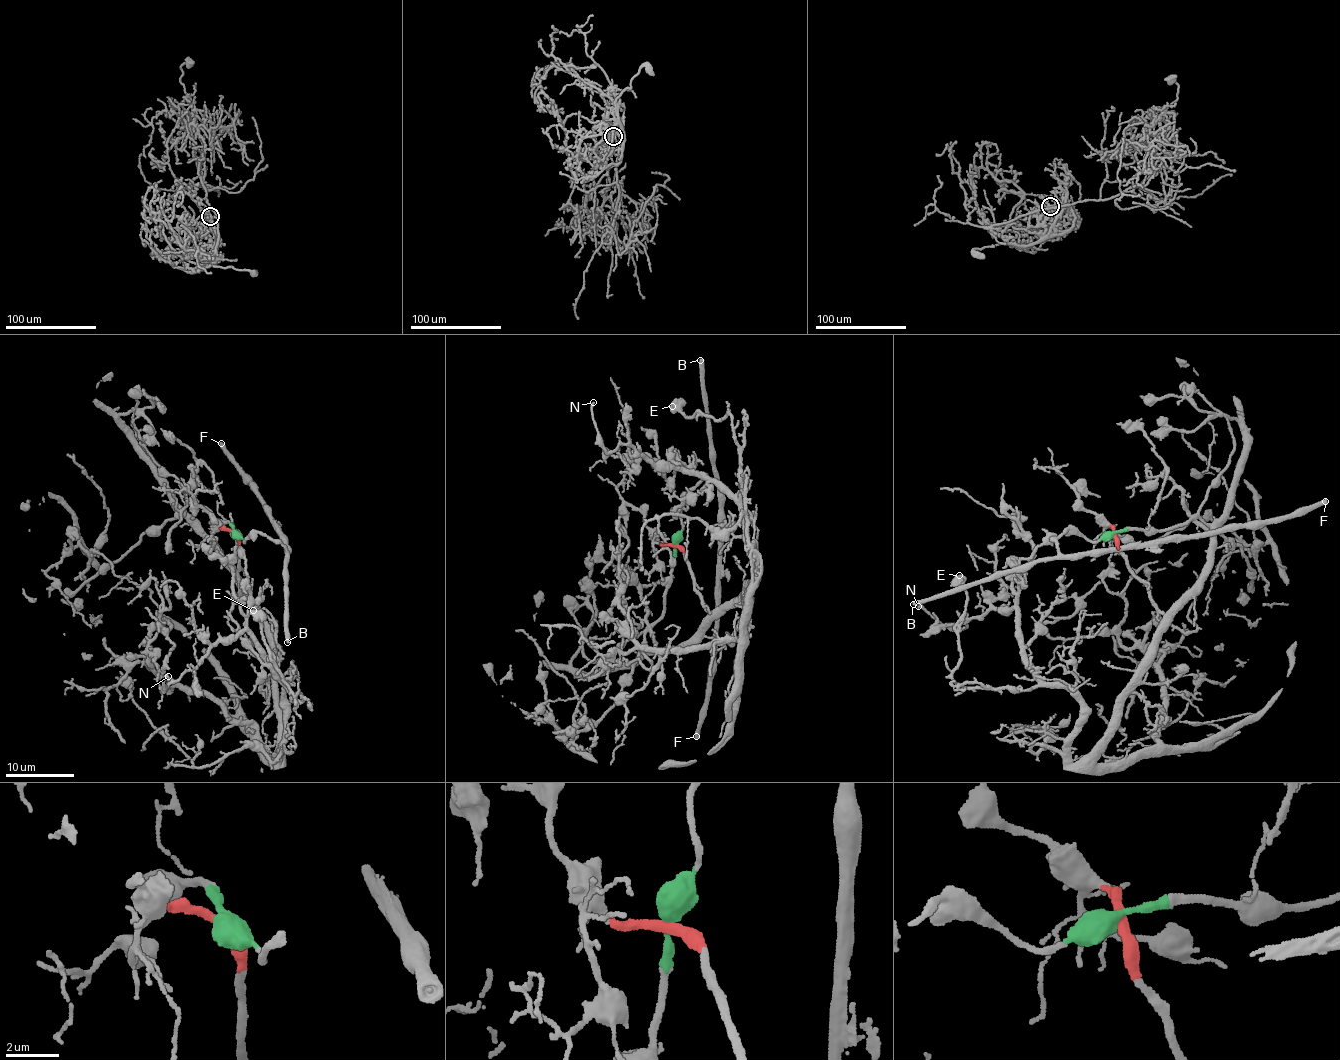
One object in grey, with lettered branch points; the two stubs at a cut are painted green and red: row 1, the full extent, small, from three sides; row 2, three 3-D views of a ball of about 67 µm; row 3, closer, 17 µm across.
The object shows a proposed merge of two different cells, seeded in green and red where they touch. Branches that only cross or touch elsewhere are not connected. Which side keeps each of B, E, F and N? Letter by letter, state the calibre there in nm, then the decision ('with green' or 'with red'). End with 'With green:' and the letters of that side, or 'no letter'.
B: calibre 420 nm; with green
E: calibre 750 nm; with red
F: calibre 480 nm; with green
N: calibre 240 nm; with red
With green: B, F

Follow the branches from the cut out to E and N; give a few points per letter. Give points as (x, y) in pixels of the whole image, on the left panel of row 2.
E: (233, 533), (239, 593), (270, 645), (283, 743), (278, 756), (284, 684), (298, 705), (252, 610)
N: (233, 533), (239, 593), (270, 645), (280, 755), (289, 687), (245, 631), (212, 643), (167, 689), (168, 675)

